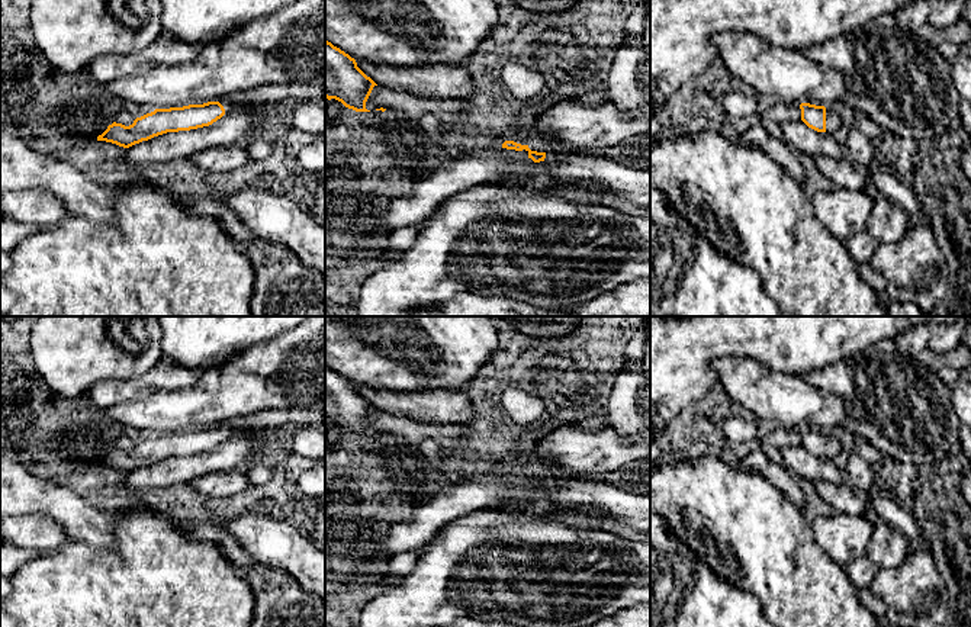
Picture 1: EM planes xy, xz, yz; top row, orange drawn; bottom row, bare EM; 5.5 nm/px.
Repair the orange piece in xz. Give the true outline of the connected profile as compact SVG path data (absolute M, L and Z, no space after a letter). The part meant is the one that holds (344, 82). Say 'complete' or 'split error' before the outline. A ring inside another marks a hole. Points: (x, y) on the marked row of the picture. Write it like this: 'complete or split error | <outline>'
complete | M325 39L325 97L328 100L335 99L356 112L370 112L366 109L366 102L374 86L377 84L357 67L354 58Z

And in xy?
split error | M229 97L203 104L155 109L151 113L136 118L129 126L113 122L102 135L97 136L97 141L106 141L123 148L129 148L135 144L148 141L167 132L190 131L209 126L224 115L231 115L248 107L264 110L264 107L260 104L238 103Z

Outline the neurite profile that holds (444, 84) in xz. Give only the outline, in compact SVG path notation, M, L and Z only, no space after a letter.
M356 60L356 62L376 84L430 99L441 106L448 106L453 102L472 102L476 90L472 77L462 67L446 64L393 67L361 60Z

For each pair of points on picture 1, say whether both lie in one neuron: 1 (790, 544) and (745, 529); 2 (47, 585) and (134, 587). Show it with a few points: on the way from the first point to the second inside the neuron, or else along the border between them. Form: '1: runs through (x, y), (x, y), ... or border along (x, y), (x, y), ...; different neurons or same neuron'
1: runs through (778, 544), (764, 544), (756, 539); same neuron
2: runs through (68, 588), (112, 588); same neuron

